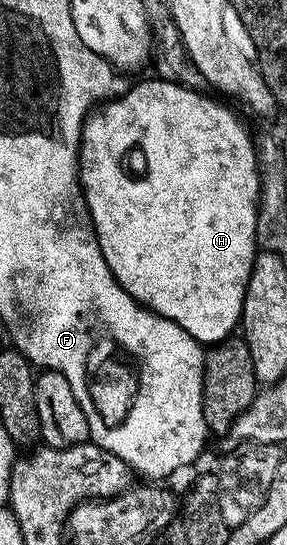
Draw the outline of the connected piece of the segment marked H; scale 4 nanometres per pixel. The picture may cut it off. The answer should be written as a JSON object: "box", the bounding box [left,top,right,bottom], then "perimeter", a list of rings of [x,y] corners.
{"box":[79,78,259,346],"perimeter":[[[150,78],[126,89],[122,94],[96,107],[83,124],[83,137],[79,143],[79,181],[83,183],[83,196],[87,199],[91,221],[95,223],[95,237],[103,251],[105,262],[115,281],[131,297],[159,316],[177,322],[196,342],[214,346],[226,340],[240,327],[247,283],[255,265],[257,245],[257,210],[259,209],[259,153],[253,132],[227,104],[206,96],[206,91],[186,88],[168,80]]]}

